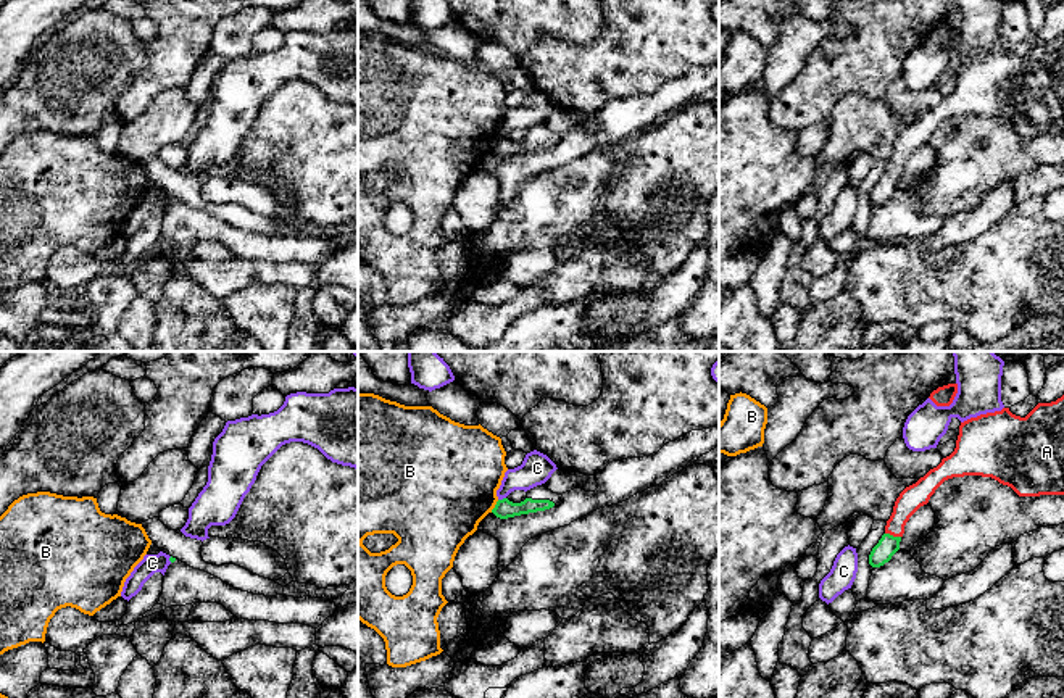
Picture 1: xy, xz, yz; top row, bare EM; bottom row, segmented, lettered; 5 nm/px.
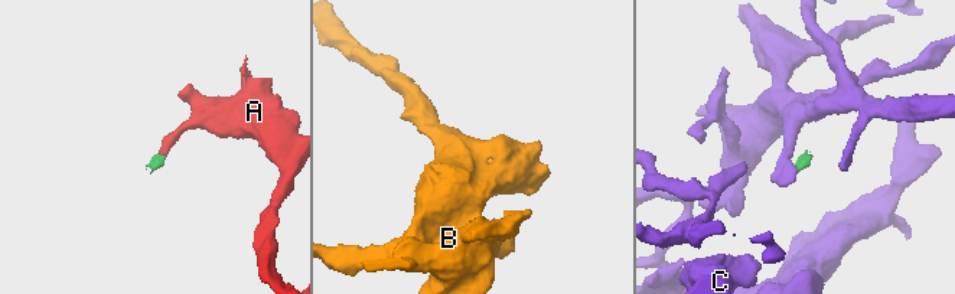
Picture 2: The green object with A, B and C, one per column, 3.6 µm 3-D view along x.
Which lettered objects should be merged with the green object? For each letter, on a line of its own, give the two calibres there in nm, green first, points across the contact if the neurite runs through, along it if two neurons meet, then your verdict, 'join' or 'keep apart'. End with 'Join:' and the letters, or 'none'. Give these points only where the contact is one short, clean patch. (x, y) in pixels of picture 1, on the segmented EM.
A: 100 nm thick on the green side, 120 nm on the other; runs through yz (889, 545), (892, 535), (903, 508), (911, 498); join
B: 90 nm thick on the green side, 460 nm on the other; border along xz (498, 500), (490, 511); keep apart
C: 90 nm thick on the green side, 160 nm on the other; keep apart
Join: A

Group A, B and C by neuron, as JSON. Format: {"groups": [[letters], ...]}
{"groups": [["A"], ["B"], ["C"]]}

